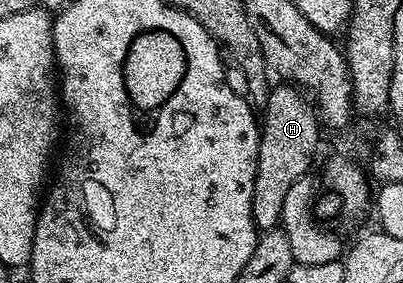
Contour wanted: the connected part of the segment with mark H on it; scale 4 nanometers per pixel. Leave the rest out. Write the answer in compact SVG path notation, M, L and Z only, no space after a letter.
M288 83L278 85L269 90L264 104L266 111L264 115L262 113L259 161L256 163L254 195L251 197L252 217L262 231L279 226L287 190L308 173L322 132L315 106L300 96L303 94L295 86Z

